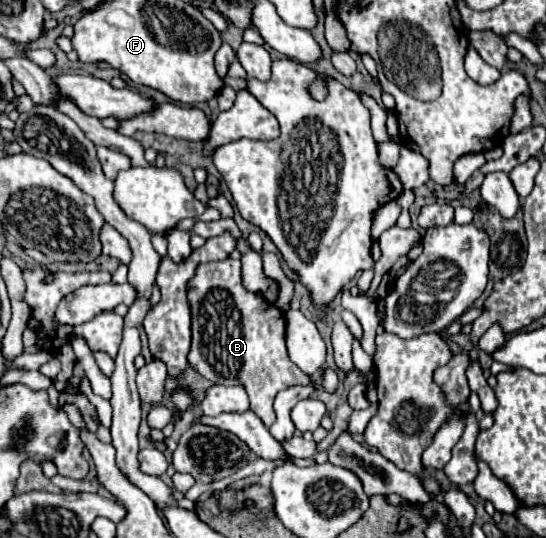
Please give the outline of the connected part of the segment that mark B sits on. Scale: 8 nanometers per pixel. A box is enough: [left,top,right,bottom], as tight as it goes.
[188,259,310,427]

